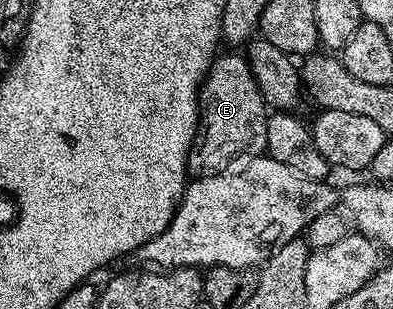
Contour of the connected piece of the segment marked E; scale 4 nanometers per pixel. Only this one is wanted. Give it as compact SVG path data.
M229 51L229 54L218 56L209 68L209 74L201 85L199 94L199 132L196 142L189 148L189 168L187 170L190 178L210 177L238 159L246 157L260 157L266 152L267 123L269 113L263 95L259 91L259 83L251 71L248 60L241 57L237 51Z

